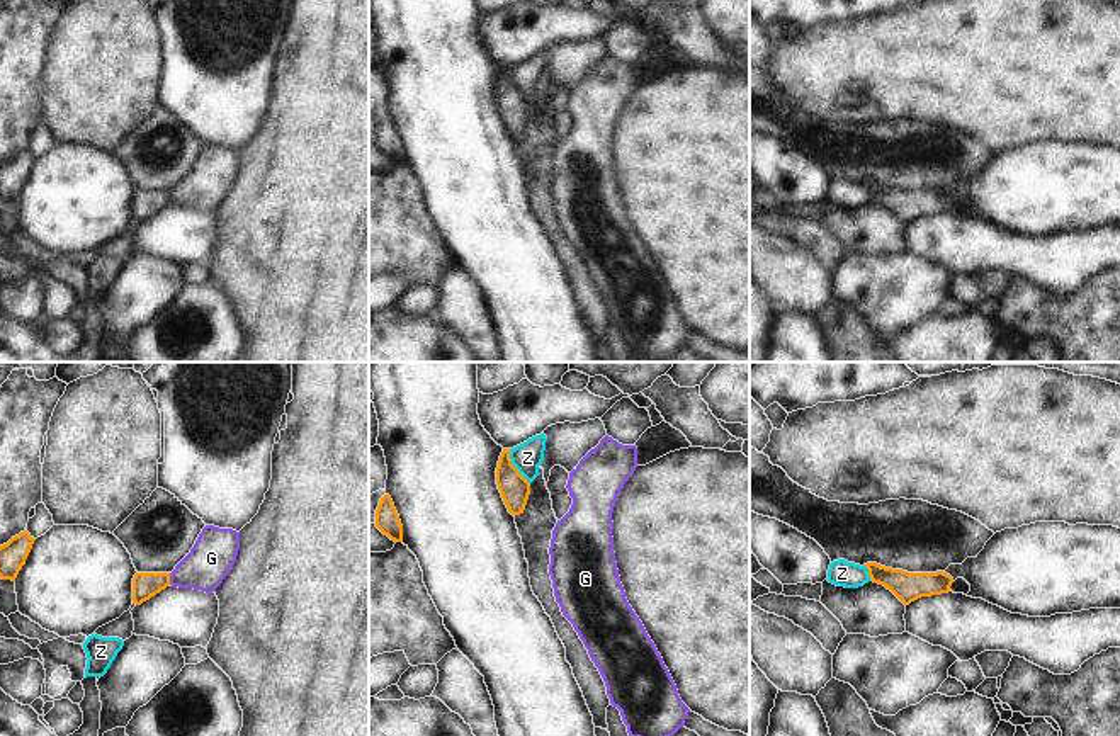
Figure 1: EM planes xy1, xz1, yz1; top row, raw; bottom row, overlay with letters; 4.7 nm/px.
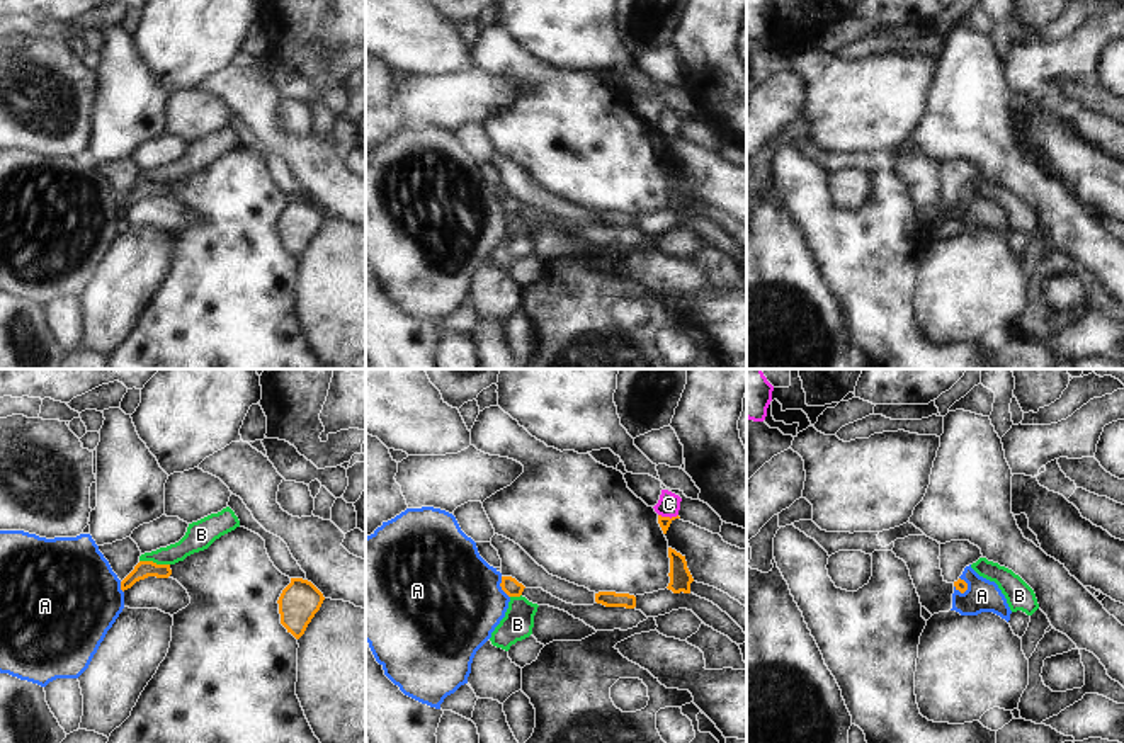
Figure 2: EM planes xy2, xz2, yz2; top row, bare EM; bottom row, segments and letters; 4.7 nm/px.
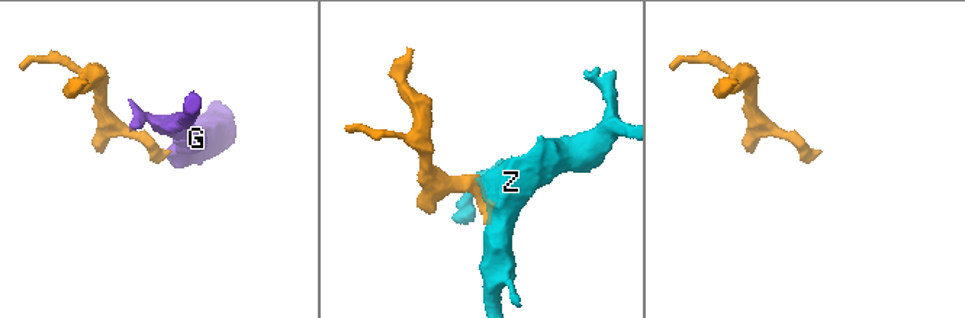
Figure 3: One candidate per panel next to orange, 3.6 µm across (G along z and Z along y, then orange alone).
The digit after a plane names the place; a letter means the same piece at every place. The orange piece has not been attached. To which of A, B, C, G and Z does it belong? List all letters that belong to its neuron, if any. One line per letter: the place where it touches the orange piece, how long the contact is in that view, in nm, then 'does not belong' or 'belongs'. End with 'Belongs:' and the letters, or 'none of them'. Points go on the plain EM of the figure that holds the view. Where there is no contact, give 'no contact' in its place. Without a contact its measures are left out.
A: contact xz2 (500, 204); length 110 nm; does not belong
B: contact xy2 (155, 182); length 150 nm; does not belong
C: contact xz2 (669, 136); length 100 nm; does not belong
G: contact xy1 (169, 198); length 60 nm; does not belong
Z: contact xz1 (514, 85); length 190 nm; does not belong
Belongs: none of them

